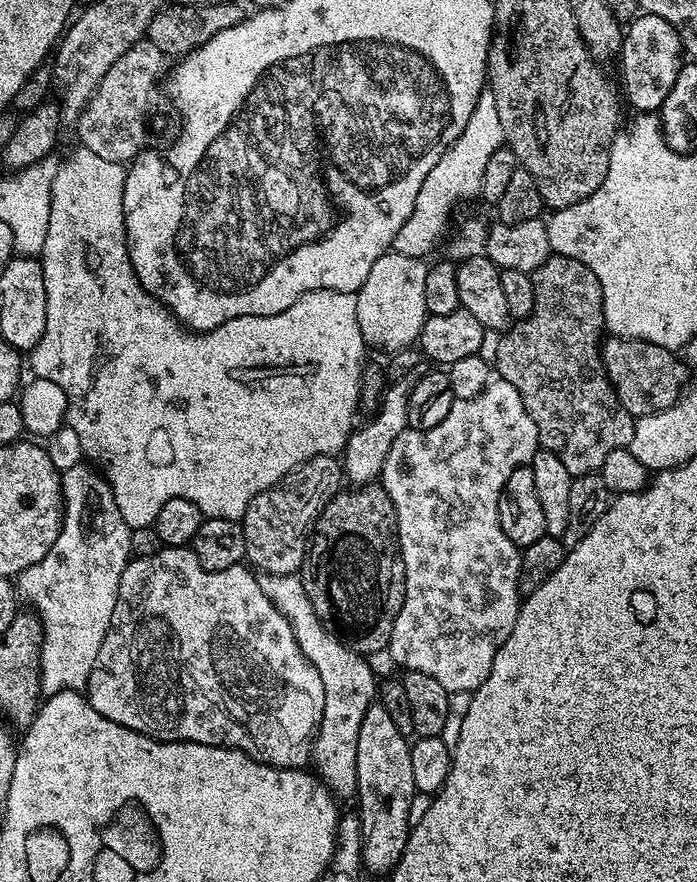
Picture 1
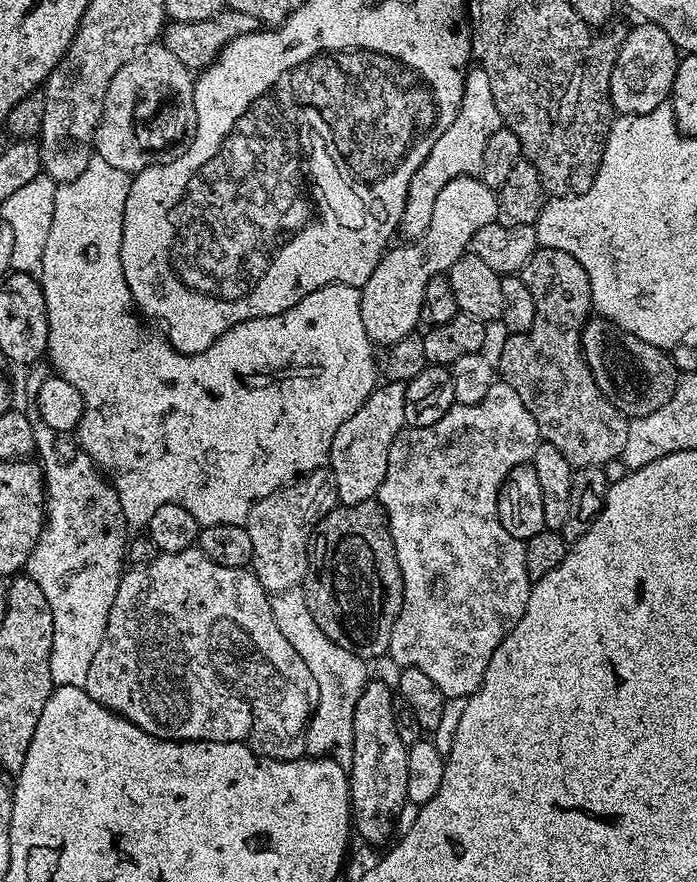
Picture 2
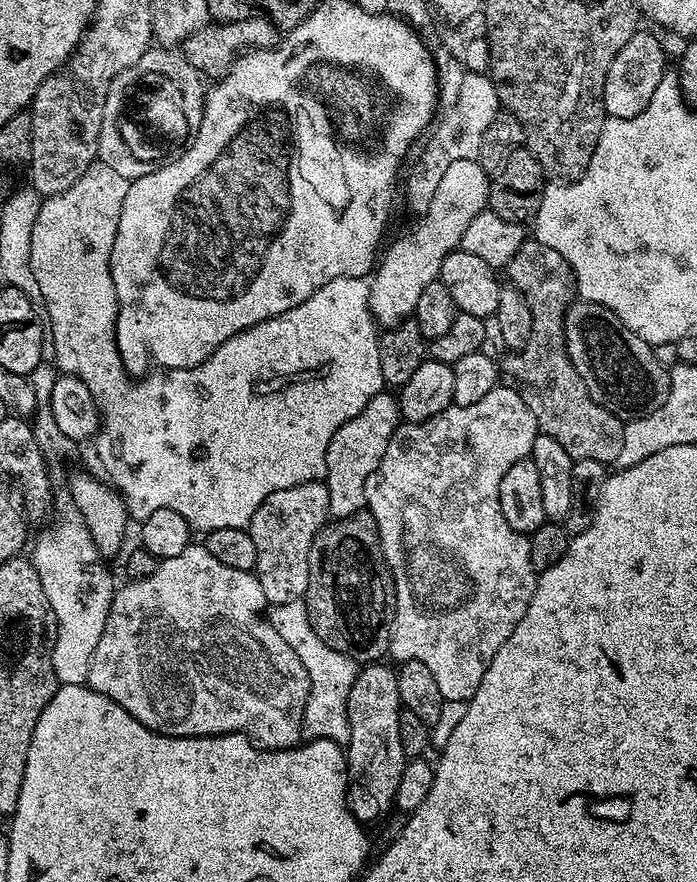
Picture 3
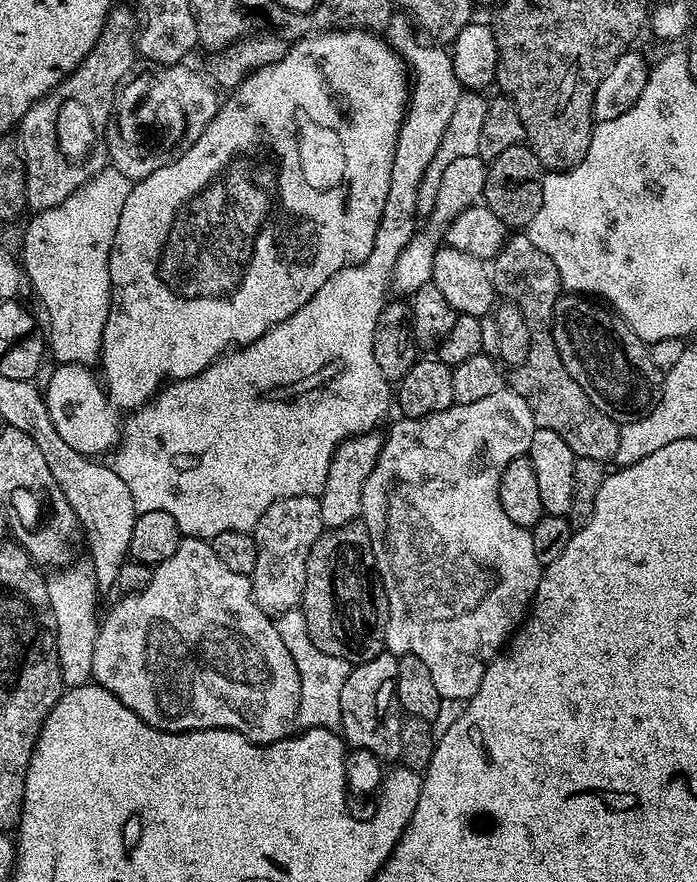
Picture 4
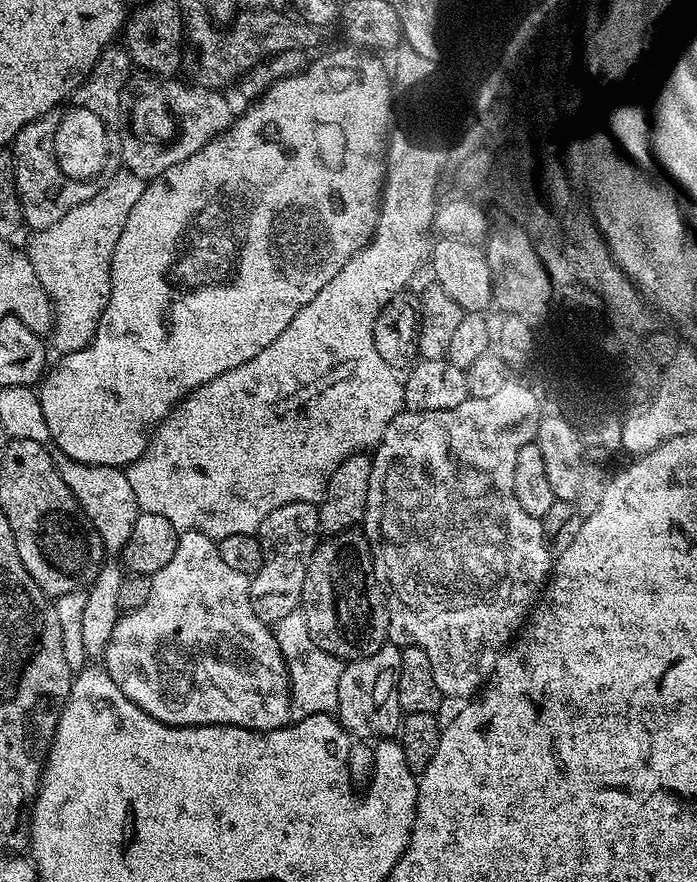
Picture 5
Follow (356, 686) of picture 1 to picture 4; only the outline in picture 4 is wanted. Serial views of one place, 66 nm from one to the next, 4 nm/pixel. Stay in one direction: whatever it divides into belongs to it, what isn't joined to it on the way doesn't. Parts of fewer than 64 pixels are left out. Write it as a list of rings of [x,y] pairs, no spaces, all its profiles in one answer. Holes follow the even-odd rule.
[[[292,608],[286,614],[275,617],[274,623],[282,638],[286,650],[290,650],[290,658],[294,658],[294,666],[298,666],[300,679],[300,701],[296,723],[301,729],[340,727],[342,714],[342,686],[346,686],[350,666],[342,658],[334,658],[334,654],[326,654],[314,646],[310,634],[306,630],[306,618],[300,608]]]

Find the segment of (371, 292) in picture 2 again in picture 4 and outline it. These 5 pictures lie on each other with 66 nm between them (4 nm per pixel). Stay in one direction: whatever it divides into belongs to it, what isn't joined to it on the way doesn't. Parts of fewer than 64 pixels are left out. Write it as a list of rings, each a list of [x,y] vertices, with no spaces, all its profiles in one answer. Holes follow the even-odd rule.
[[[479,155],[456,158],[446,166],[439,180],[438,194],[435,196],[435,206],[423,226],[412,236],[411,241],[404,247],[395,263],[392,281],[400,290],[413,292],[427,284],[432,279],[433,264],[440,245],[447,235],[448,226],[462,212],[479,203],[483,197],[487,163]]]

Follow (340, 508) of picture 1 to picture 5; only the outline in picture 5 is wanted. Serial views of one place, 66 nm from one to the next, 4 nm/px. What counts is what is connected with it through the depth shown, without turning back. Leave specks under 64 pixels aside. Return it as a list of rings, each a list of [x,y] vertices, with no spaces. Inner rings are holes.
[[[359,531],[337,532],[321,539],[306,566],[302,611],[314,646],[342,662],[370,658],[388,639],[388,607],[372,573],[368,542]]]

